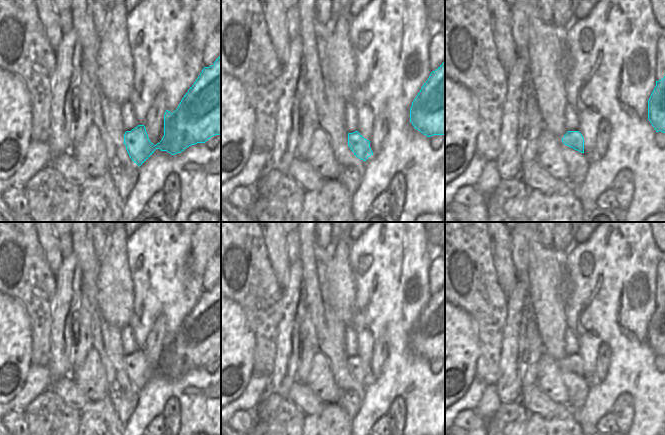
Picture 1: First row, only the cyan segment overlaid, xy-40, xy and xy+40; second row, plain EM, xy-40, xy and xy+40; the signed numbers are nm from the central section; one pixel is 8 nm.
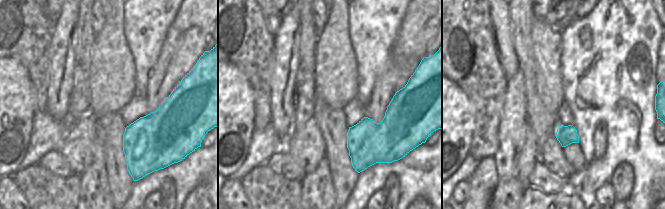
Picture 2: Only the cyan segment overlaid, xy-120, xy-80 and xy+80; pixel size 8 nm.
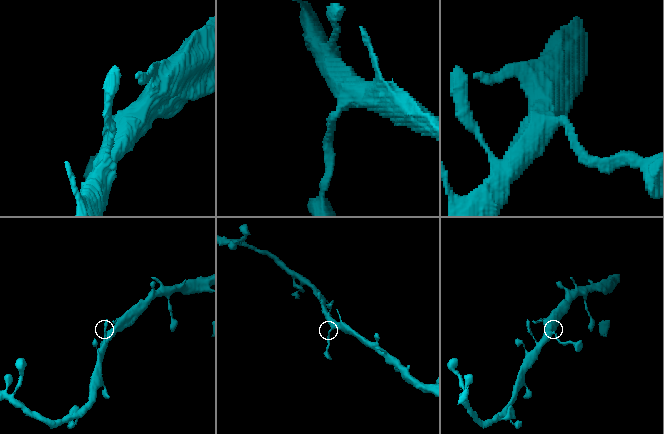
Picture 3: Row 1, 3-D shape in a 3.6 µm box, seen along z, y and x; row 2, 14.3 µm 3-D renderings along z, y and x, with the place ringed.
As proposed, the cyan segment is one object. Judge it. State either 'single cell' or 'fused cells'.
single cell

